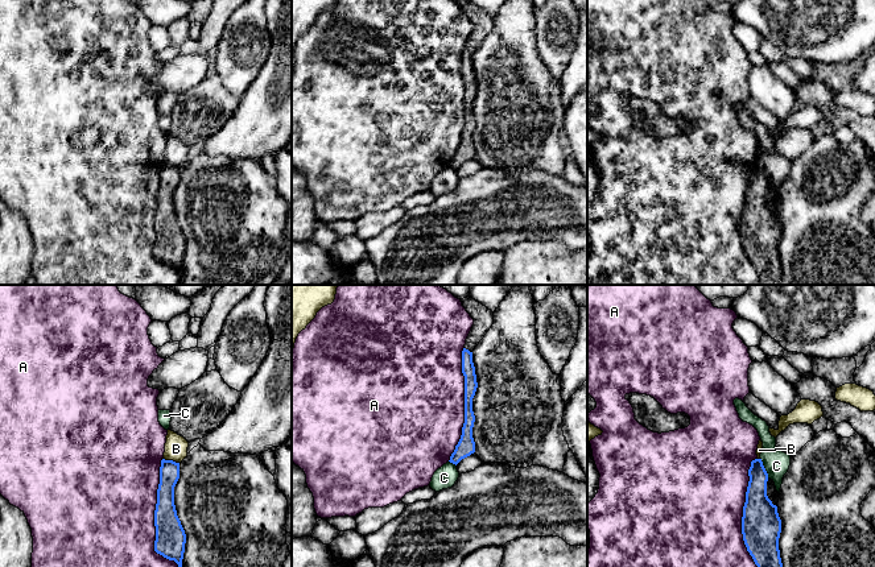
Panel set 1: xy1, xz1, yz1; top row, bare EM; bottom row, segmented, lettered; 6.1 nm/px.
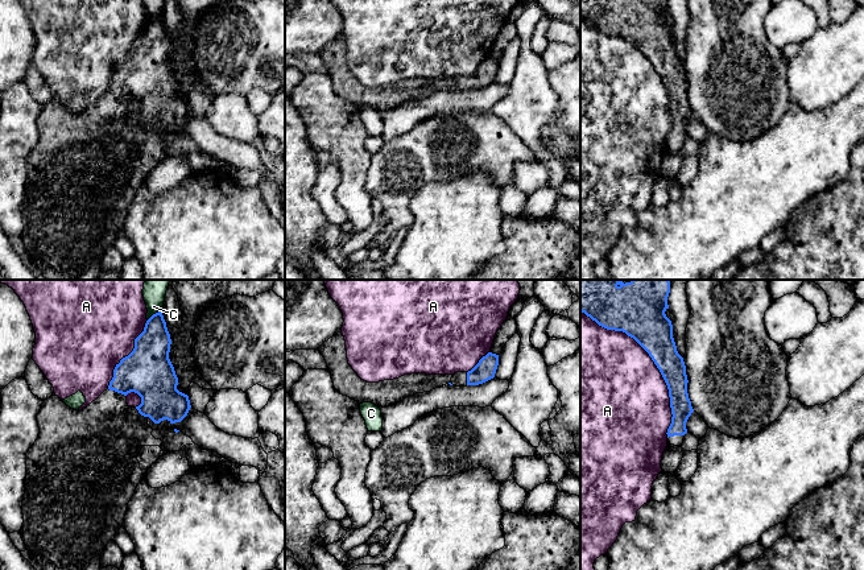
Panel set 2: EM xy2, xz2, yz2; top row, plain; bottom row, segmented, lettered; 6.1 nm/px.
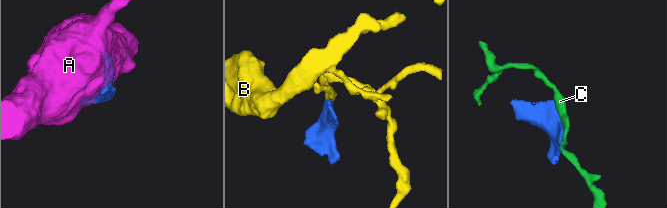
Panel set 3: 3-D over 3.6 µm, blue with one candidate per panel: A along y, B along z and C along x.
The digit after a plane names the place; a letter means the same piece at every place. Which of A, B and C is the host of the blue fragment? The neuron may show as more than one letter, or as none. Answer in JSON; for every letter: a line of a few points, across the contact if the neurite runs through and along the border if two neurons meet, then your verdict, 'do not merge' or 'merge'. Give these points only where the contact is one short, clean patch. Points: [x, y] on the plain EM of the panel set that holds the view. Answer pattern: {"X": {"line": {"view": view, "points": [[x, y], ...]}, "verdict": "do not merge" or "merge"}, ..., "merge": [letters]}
{"A": {"verdict": "do not merge"}, "B": {"verdict": "do not merge"}, "C": {"verdict": "do not merge"}, "merge": []}

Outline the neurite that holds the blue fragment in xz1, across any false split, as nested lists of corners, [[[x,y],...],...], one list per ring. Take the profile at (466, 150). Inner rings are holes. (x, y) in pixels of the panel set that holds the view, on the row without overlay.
[[[466,1],[461,4],[461,7],[470,21],[474,24],[474,29],[462,55],[462,78],[465,80],[465,128],[462,132],[461,144],[449,165],[455,170],[462,164],[475,157],[475,146],[472,142],[472,132],[475,127],[475,120],[472,116],[472,103],[475,100],[478,87],[475,71],[472,67],[472,55],[494,29],[494,17],[486,11],[472,4],[471,1]]]

